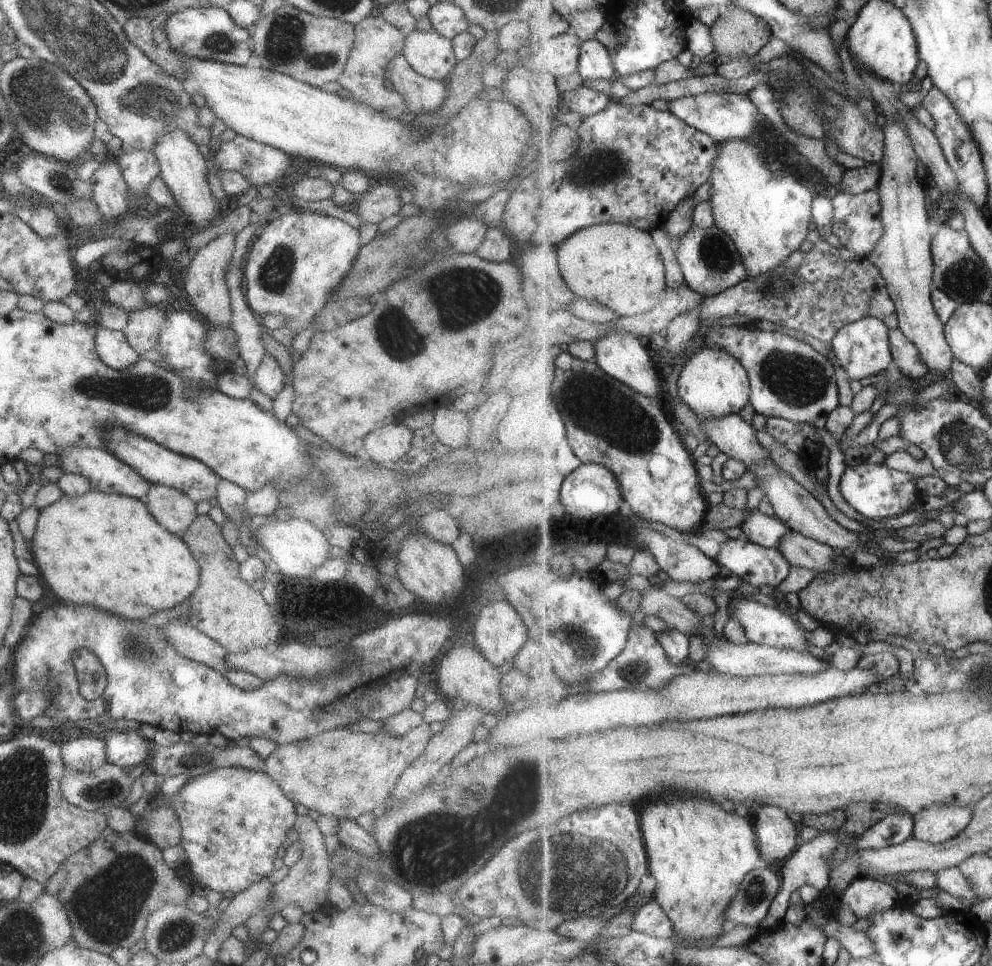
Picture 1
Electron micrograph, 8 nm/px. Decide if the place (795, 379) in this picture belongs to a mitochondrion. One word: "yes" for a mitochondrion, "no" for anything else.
yes

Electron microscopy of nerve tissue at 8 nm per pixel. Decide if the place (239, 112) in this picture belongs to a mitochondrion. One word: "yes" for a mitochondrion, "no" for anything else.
no

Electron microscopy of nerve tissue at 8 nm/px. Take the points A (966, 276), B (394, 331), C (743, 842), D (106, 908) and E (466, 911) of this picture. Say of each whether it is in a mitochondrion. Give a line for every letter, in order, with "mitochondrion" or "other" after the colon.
A: mitochondrion
B: mitochondrion
C: other
D: mitochondrion
E: other

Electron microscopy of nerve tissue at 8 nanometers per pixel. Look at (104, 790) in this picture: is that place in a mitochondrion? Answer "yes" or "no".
yes

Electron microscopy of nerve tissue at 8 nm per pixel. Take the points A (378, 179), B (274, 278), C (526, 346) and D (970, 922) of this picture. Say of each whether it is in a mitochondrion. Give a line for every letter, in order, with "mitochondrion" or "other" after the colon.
A: other
B: mitochondrion
C: other
D: other

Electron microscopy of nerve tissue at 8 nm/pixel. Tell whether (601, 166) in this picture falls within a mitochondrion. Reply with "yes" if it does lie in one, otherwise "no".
yes

